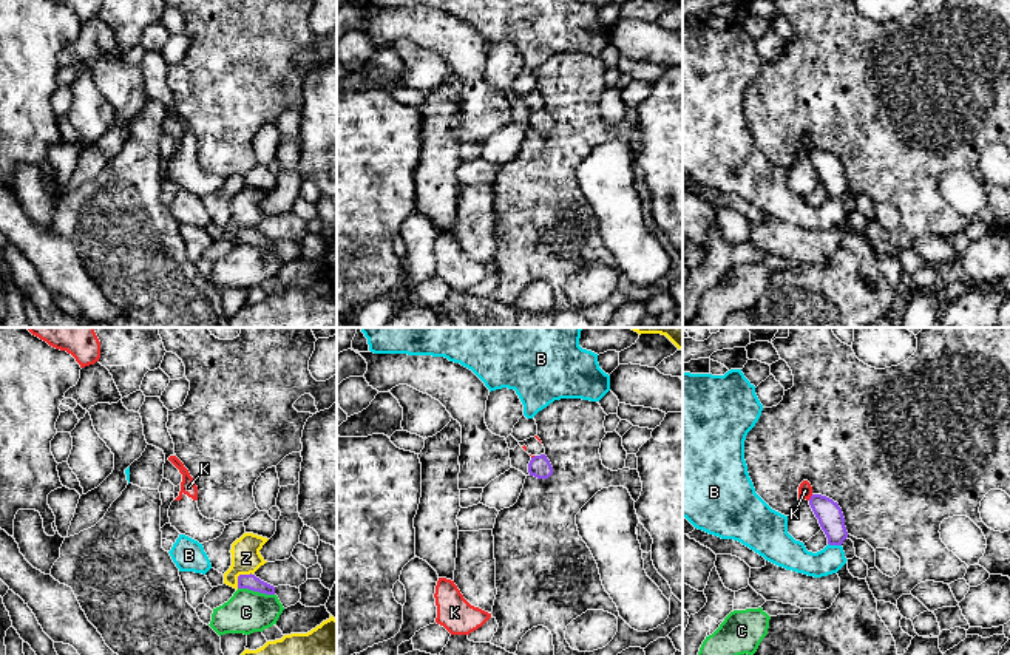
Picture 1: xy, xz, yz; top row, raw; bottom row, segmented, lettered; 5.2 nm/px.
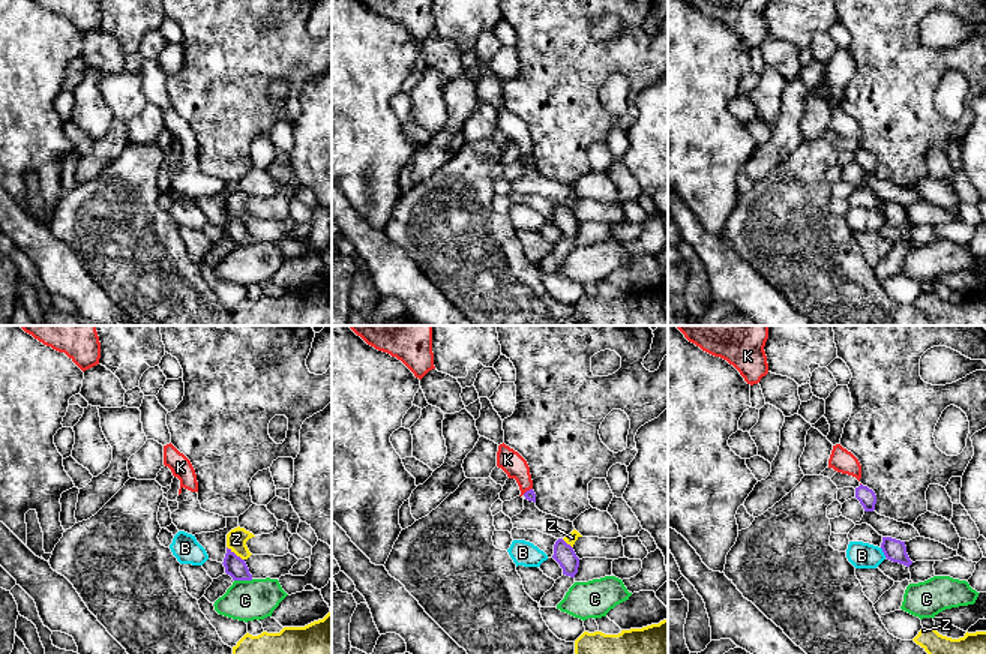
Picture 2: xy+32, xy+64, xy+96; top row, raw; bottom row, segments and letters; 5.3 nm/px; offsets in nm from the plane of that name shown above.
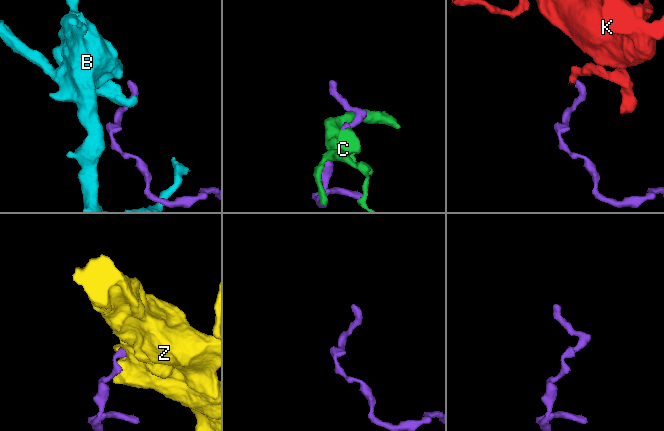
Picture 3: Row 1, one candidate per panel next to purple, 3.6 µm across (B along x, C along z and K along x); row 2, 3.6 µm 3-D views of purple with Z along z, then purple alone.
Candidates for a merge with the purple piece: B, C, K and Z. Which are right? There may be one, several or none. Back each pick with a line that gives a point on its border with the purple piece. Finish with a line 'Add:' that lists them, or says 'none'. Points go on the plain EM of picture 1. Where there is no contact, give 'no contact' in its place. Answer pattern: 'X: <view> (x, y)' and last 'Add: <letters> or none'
Add: none

